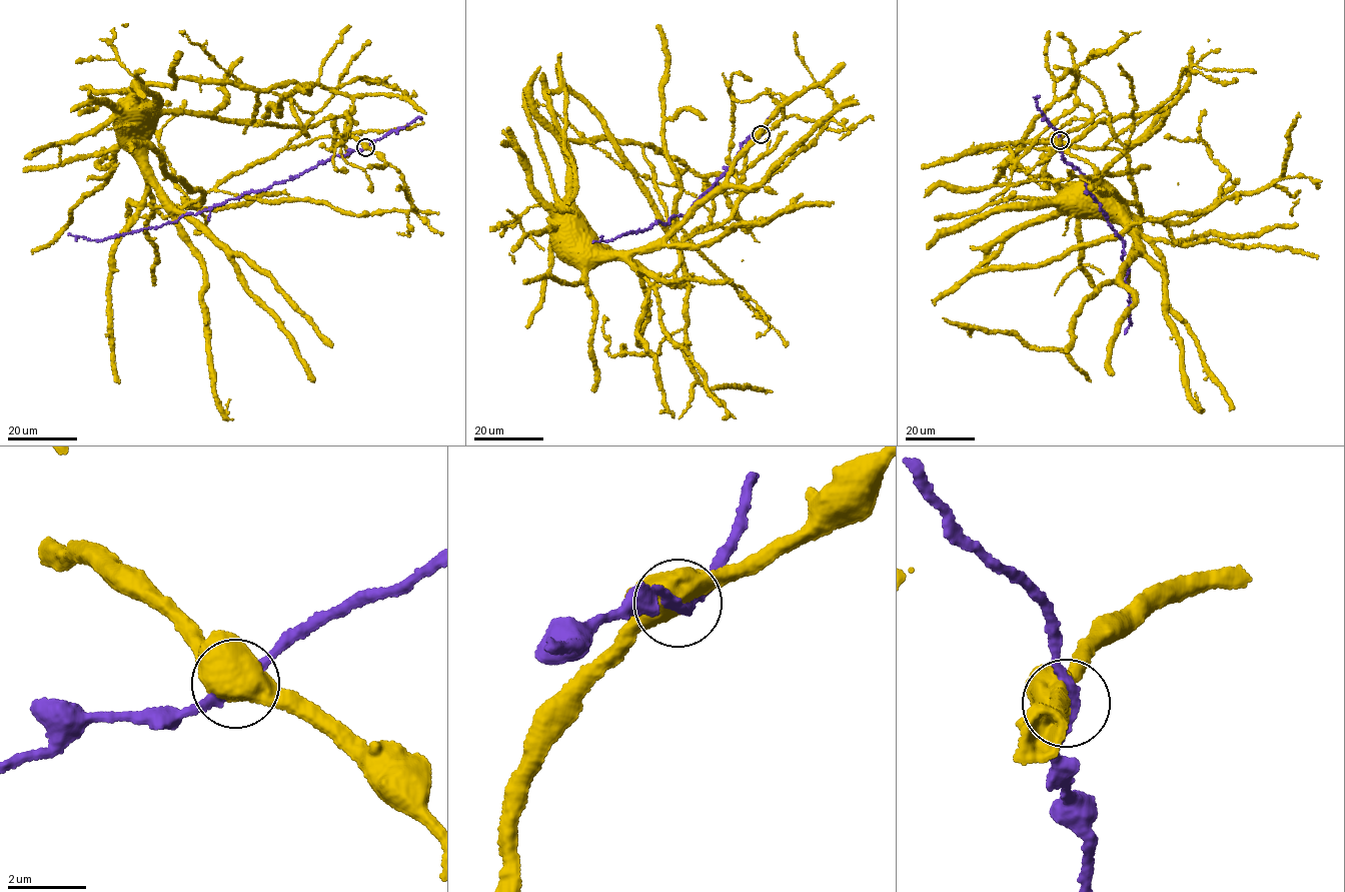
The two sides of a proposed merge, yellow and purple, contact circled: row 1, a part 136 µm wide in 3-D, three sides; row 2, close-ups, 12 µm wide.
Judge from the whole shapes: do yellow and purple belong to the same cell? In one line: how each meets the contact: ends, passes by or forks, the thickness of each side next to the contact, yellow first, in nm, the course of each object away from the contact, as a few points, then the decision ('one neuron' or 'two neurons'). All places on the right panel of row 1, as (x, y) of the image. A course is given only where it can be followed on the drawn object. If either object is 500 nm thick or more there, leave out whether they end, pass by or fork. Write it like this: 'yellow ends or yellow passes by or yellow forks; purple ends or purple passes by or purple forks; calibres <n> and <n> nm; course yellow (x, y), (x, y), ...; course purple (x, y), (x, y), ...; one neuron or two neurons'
calibres 600 and 280 nm; course yellow (1060, 140), (1092, 118), (1073, 91), (1033, 121), (1023, 146), (994, 180), (1012, 184), (1048, 176), (1063, 199); course purple (1061, 140), (1063, 158), (1084, 174), (1088, 191), (1122, 238), (1131, 323), (1125, 329); two neurons

